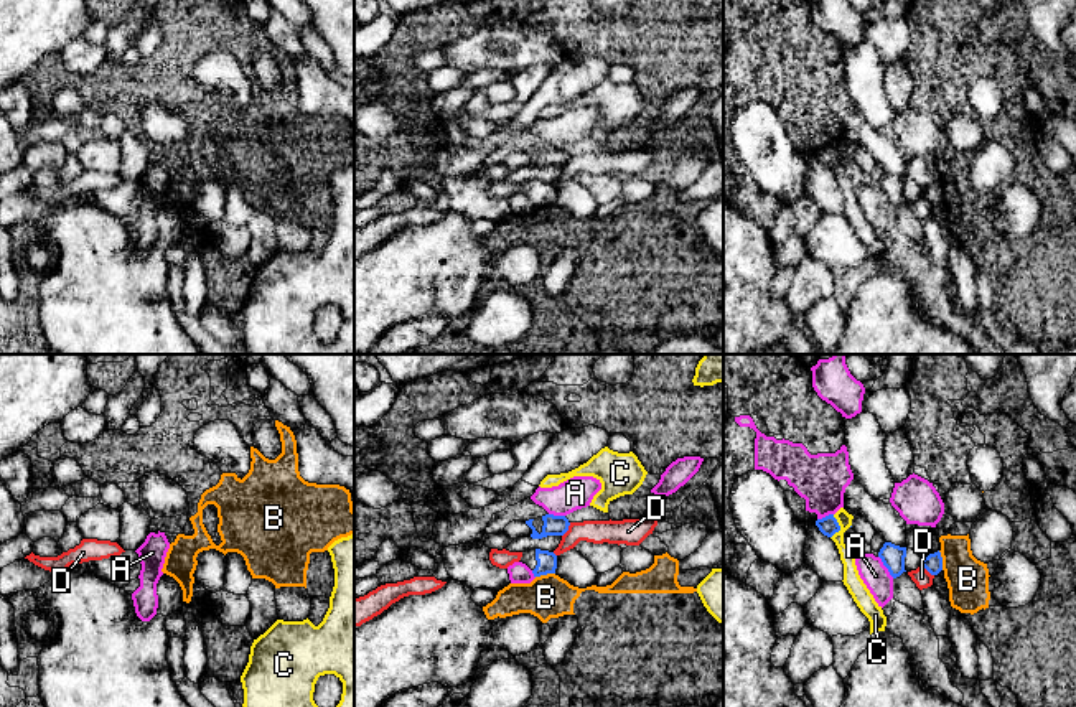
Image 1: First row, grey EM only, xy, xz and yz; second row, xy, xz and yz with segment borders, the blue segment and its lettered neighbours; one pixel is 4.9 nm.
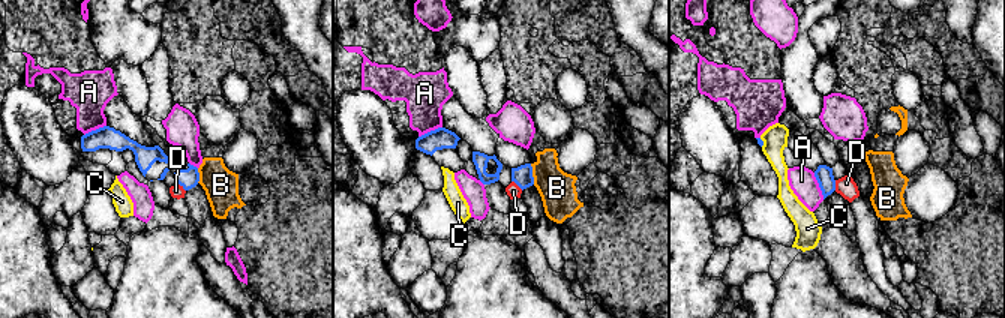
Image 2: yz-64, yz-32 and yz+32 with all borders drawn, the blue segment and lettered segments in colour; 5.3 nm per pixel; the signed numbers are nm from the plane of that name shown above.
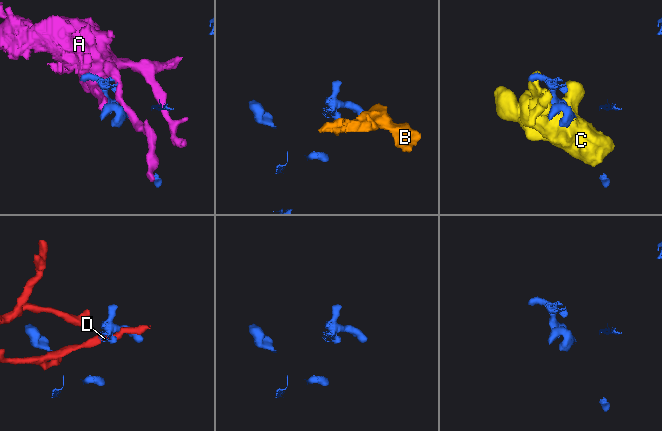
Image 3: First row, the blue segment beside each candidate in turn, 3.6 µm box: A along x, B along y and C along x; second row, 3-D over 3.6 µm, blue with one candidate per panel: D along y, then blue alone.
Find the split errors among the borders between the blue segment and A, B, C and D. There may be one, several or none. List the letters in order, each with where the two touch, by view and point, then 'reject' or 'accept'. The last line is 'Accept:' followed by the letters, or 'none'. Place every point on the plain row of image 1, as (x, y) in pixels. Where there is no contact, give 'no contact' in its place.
A: yz (885, 196) | reject
B: xz (544, 205) | reject
C: yz (839, 157) | reject
D: xz (567, 160) | reject
Accept: none

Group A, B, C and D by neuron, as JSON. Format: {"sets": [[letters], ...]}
{"sets": [["A"], ["B"], ["C"], ["D"]]}

